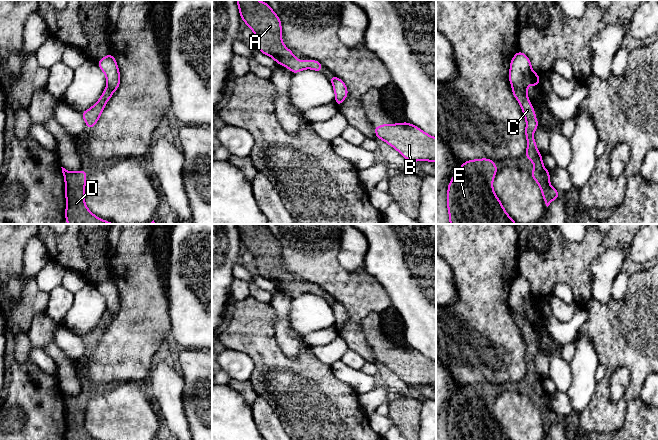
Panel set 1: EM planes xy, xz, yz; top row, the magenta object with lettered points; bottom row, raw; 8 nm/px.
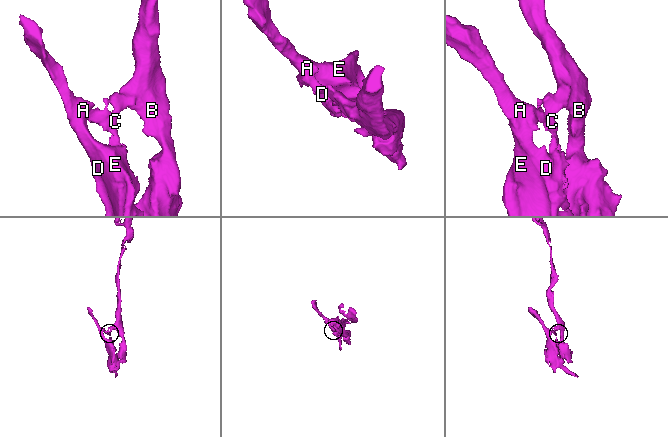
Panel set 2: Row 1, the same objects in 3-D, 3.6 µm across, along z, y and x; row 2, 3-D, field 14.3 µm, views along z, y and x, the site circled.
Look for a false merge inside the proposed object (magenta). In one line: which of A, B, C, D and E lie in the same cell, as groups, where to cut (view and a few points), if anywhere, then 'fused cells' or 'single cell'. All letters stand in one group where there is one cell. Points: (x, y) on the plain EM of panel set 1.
groups A C D E / B; cut yz (512, 310), (526, 320); fused cells

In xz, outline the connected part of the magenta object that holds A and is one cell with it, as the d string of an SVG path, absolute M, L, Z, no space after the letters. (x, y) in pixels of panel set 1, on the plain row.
M236 224L241 244L257 263L258 275L272 281L277 289L287 291L293 298L304 293L322 296L323 289L316 284L300 285L282 265L281 244L265 225Z

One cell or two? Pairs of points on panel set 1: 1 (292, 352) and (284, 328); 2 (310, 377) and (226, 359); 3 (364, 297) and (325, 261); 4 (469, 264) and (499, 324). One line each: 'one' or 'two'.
1: one
2: two
3: one
4: one

